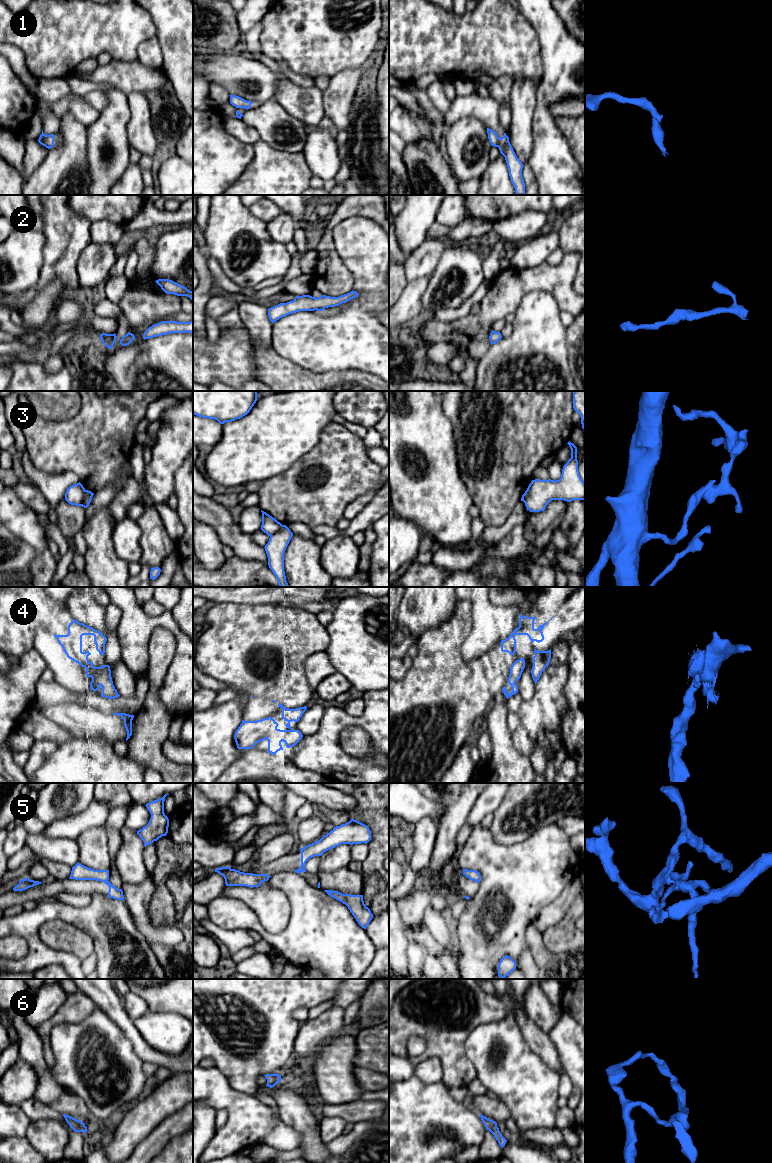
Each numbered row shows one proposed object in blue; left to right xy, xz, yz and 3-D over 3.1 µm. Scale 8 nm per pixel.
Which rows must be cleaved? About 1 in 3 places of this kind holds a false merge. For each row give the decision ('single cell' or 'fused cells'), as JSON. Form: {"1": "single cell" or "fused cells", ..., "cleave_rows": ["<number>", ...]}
{"1": "fused cells", "2": "single cell", "3": "fused cells", "4": "single cell", "5": "fused cells", "6": "single cell", "cleave_rows": ["1", "3", "5"]}

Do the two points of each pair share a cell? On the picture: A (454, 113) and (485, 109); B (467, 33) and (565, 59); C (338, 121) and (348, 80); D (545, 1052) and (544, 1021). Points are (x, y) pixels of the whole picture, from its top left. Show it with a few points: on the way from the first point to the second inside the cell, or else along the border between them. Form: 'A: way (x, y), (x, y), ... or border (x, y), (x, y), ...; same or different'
A: way (462, 109), (477, 109); same
B: border (534, 29), (540, 48), (543, 75); different
C: way (338, 111), (338, 98), (341, 90); same
D: border (528, 1014), (547, 1034); different

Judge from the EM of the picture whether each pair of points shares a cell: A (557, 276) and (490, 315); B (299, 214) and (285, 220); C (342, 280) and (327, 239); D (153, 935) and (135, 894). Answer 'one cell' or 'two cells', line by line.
A: one cell
B: two cells
C: one cell
D: one cell

